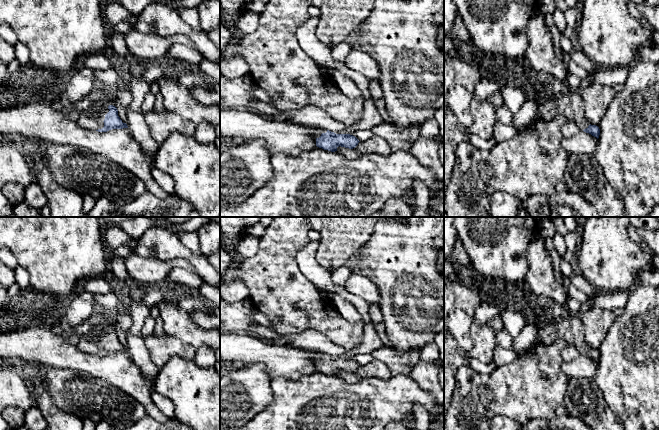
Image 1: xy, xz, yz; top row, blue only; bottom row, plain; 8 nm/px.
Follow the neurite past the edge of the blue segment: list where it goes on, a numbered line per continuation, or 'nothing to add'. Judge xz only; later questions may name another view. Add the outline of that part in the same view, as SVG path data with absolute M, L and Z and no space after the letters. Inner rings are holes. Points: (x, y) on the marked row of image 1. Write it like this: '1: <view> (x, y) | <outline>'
1: xz (317, 131) | M313 127L312 132L316 138L319 138L322 133L326 133L326 129L322 129L320 127Z

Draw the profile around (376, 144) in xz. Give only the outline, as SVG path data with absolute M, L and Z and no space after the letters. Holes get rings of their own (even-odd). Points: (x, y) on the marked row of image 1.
M377 135L365 141L360 141L353 149L339 146L337 147L337 151L348 159L357 159L367 153L377 153L381 156L388 156L392 152L386 140Z

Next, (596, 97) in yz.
M584 84L580 89L584 103L584 114L589 124L598 126L607 107L614 98L613 87L602 84Z

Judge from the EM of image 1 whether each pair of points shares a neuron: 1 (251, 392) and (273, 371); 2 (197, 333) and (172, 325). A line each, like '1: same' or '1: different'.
1: different
2: same

